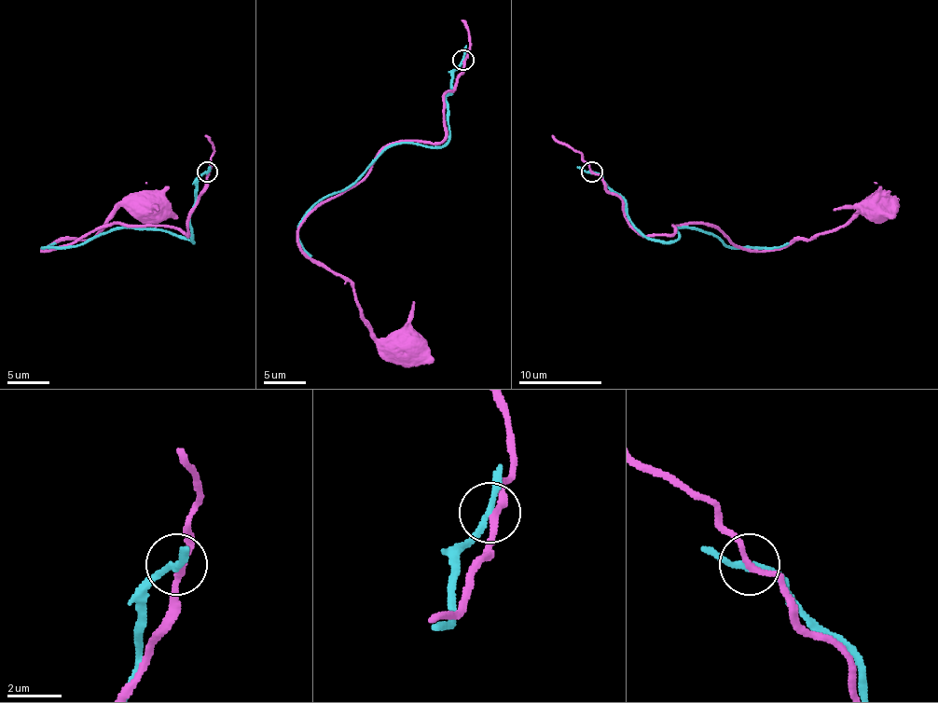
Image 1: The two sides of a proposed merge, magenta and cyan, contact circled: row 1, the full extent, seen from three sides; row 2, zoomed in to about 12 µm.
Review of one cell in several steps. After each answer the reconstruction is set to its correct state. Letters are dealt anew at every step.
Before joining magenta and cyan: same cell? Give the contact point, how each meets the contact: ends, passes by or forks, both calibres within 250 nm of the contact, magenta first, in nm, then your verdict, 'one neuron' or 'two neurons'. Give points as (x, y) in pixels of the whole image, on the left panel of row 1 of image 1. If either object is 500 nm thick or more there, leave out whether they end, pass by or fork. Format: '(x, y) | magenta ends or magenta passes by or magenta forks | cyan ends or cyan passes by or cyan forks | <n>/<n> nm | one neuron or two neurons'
(207, 172) | magenta passes by | cyan passes by | 200/200 nm | two neurons

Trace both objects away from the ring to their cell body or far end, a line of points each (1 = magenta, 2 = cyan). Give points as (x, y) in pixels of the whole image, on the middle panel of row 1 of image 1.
1: (463, 61), (445, 95), (445, 137), (389, 144), (298, 228), (298, 245), (351, 283), (378, 339), (401, 346)
2: (463, 61), (447, 95), (448, 139), (391, 144), (357, 179), (324, 196), (298, 227), (311, 256)

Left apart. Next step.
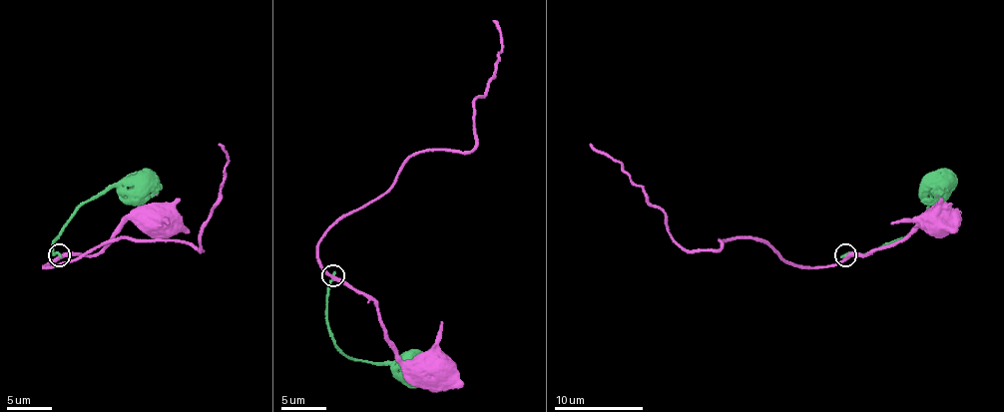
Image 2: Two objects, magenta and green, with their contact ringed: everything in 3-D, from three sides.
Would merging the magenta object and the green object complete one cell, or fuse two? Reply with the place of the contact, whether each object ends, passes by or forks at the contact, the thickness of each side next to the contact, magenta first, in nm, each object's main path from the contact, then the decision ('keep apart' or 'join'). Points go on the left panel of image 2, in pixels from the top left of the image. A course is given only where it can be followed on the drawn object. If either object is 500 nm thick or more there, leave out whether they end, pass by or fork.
at (59, 255); magenta passes by; green ends there; 320 nm thick on the magenta side, 240 nm on the other; magenta runs (58, 256), (96, 254), (130, 218), (141, 218), (152, 227), (154, 221); green runs (58, 254), (54, 254), (54, 241), (72, 214), (112, 188), (130, 195), (161, 190); keep apart

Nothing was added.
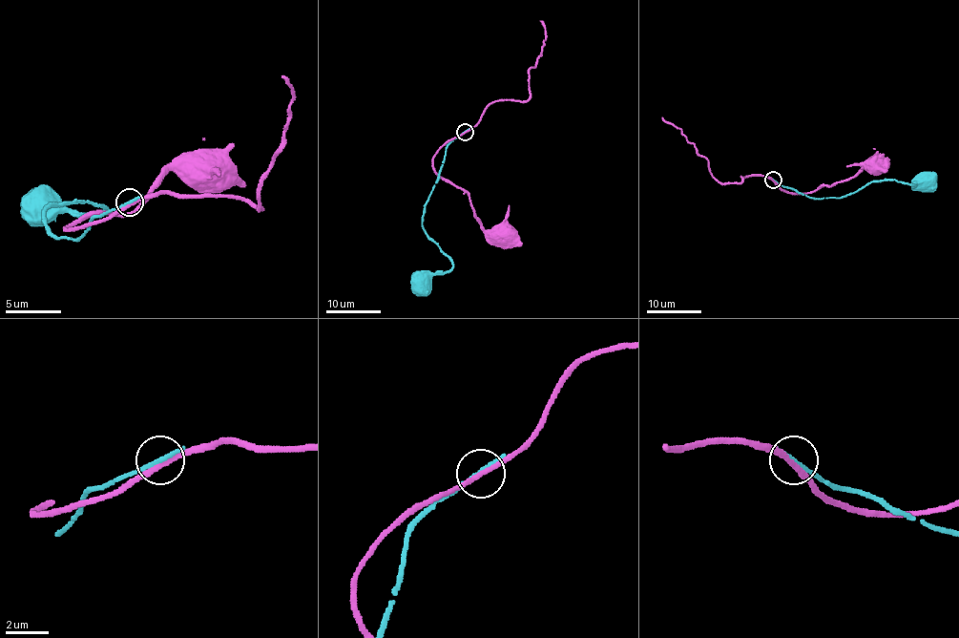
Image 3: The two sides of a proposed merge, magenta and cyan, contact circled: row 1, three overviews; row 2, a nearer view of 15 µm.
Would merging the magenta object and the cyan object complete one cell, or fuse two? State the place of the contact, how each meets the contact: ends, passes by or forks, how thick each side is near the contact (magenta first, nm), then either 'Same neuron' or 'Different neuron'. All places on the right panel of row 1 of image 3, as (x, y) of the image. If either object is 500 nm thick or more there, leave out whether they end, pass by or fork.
Place: (773, 180). At the ring magenta passes by. At the ring cyan passes by. Thickness 240 nm (magenta) against 200 nm. Different neuron

